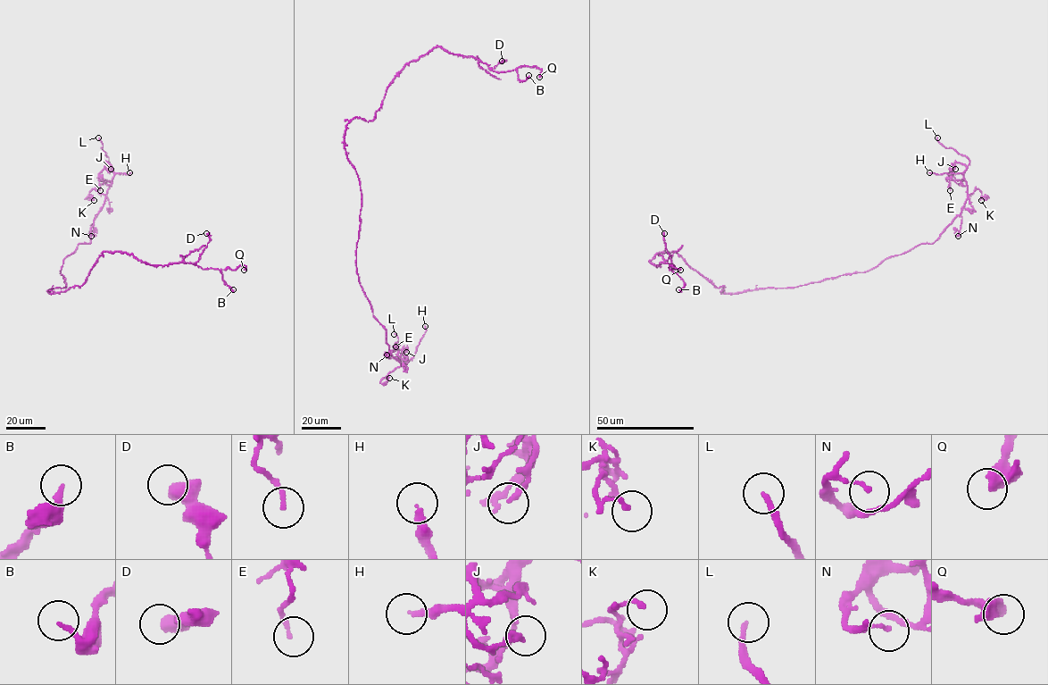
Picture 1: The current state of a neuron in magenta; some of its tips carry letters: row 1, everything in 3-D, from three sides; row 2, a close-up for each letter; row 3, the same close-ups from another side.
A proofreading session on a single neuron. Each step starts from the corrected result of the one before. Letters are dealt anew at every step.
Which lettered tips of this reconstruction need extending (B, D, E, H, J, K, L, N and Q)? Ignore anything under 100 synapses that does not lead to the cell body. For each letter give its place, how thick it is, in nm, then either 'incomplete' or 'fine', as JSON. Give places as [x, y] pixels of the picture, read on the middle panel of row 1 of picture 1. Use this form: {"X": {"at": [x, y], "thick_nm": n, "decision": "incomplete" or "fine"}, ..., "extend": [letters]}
{"B": {"at": [528, 75], "thick_nm": 170, "decision": "fine"}, "D": {"at": [502, 61], "thick_nm": 500, "decision": "fine"}, "E": {"at": [395, 346], "thick_nm": 150, "decision": "fine"}, "H": {"at": [425, 326], "thick_nm": 240, "decision": "fine"}, "J": {"at": [406, 352], "thick_nm": 200, "decision": "fine"}, "K": {"at": [389, 378], "thick_nm": 150, "decision": "fine"}, "L": {"at": [394, 334], "thick_nm": 200, "decision": "incomplete"}, "N": {"at": [386, 355], "thick_nm": 120, "decision": "fine"}, "Q": {"at": [539, 77], "thick_nm": 360, "decision": "fine"}, "extend": ["L"]}

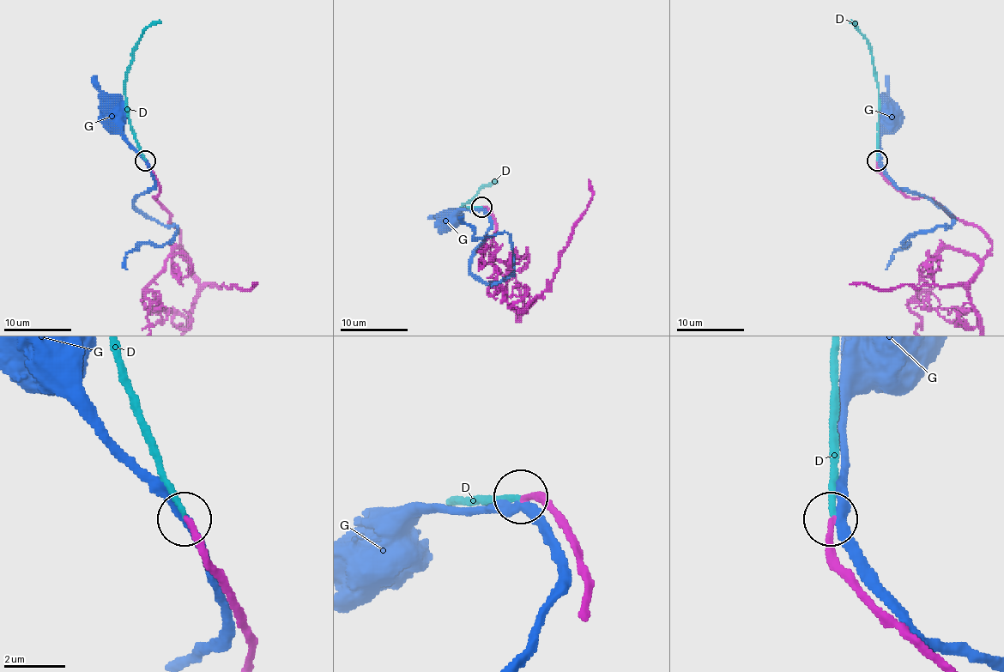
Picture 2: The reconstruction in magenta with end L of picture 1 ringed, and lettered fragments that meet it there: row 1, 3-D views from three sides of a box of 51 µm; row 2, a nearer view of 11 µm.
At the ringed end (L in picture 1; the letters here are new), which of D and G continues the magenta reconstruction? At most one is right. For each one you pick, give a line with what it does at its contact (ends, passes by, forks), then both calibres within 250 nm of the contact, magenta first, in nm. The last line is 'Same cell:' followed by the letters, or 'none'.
D: it ends there; 200 nm thick on the magenta side, 150 nm on the other
Same cell: D

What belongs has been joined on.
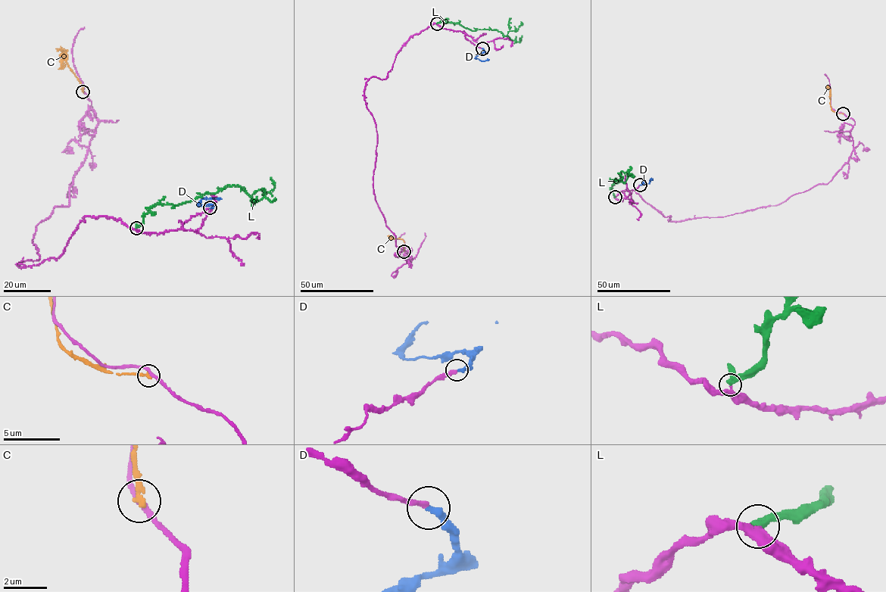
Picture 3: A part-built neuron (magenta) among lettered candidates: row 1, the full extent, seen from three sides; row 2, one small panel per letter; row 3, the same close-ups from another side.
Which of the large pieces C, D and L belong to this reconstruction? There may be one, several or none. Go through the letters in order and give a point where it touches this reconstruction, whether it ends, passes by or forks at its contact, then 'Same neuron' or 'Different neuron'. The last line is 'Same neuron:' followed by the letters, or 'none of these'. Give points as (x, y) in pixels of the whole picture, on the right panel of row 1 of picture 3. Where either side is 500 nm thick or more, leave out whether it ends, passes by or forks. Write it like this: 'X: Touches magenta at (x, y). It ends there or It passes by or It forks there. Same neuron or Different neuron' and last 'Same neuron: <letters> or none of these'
C: Touches magenta at (843, 113). It ends there. Different neuron
D: Touches magenta at (640, 185). It ends there. Same neuron
L: Touches magenta at (615, 197). It ends there. Different neuron
Same neuron: D

